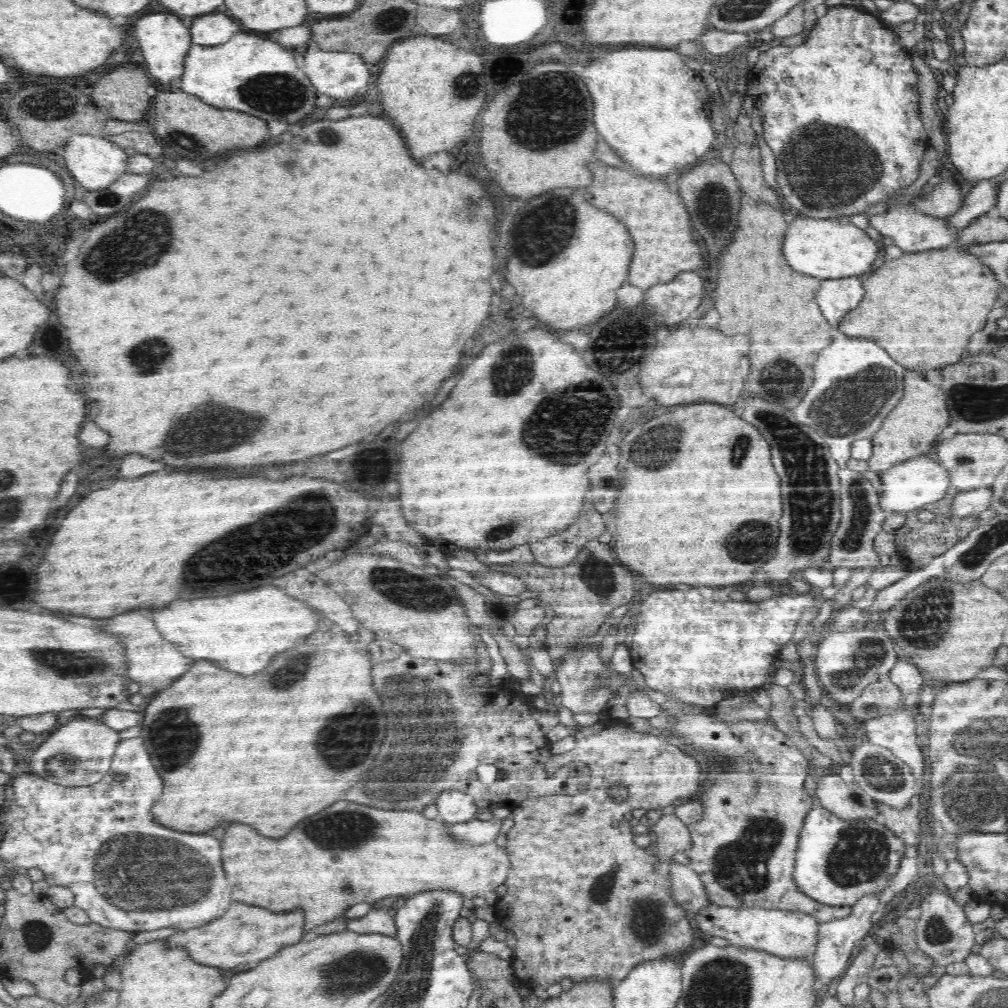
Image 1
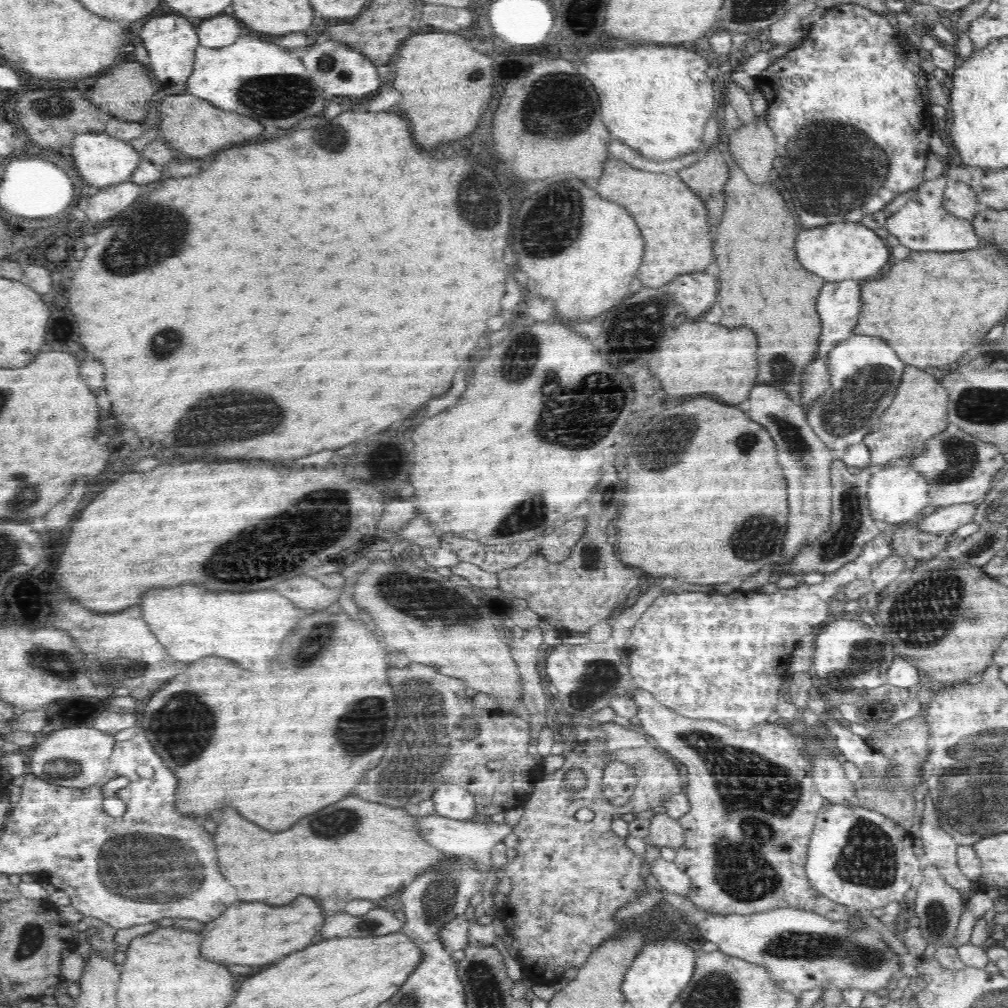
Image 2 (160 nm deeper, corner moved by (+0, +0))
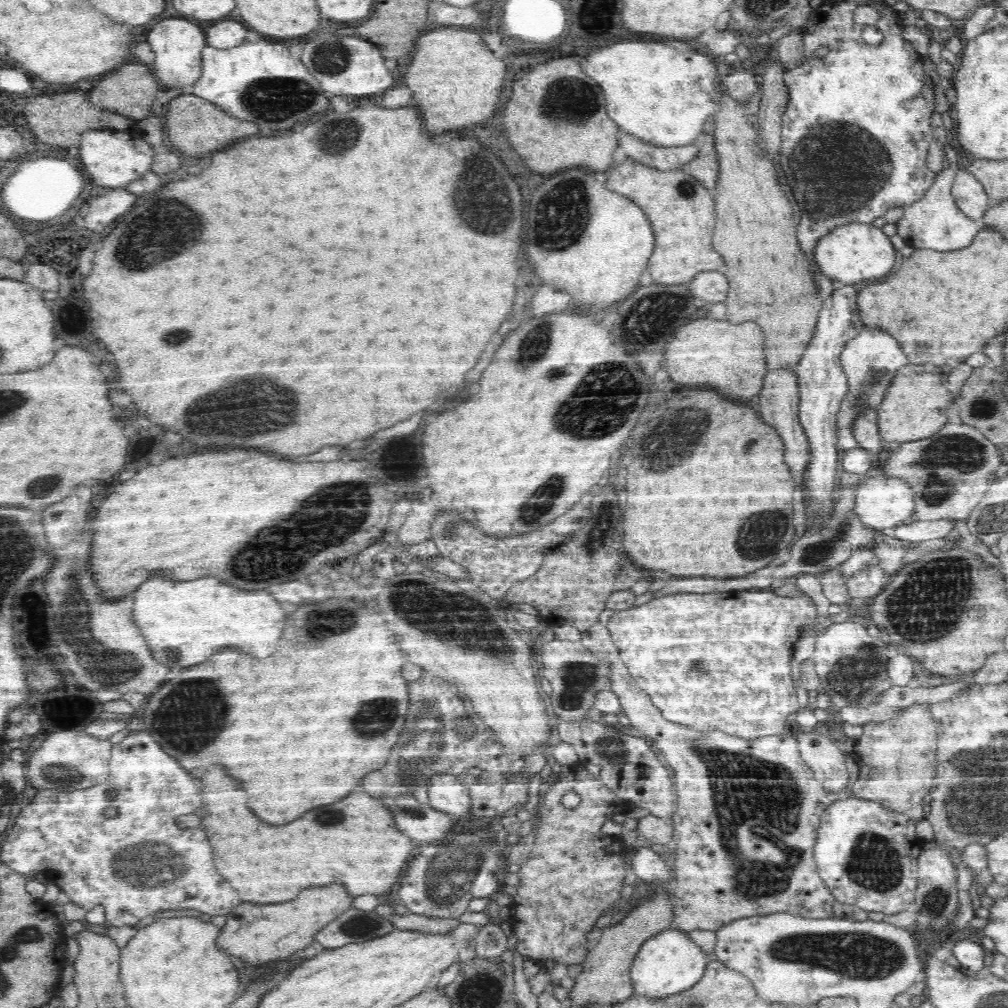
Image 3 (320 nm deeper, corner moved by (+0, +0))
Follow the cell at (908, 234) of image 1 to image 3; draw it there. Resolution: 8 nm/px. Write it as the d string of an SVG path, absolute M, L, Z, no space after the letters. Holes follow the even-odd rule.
M947 167L936 173L932 186L924 196L912 206L903 207L903 216L895 223L897 234L914 249L932 249L946 253L966 248L983 228L981 221L968 218L956 205L951 193L954 176L954 171Z

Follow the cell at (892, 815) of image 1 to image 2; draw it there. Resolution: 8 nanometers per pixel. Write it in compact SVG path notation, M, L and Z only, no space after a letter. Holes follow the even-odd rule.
M914 716L910 720L903 720L900 724L888 728L886 732L872 732L872 748L893 762L893 768L897 768L897 773L888 777L885 783L874 783L874 781L860 780L856 781L856 792L853 804L862 808L870 809L878 812L898 823L907 831L909 828L919 821L916 816L916 797L914 797L914 788L920 786L920 774L922 774L922 764L930 758L928 746L930 736L930 728L922 716ZM884 742L892 742L892 744L884 744ZM872 792L872 794L870 794Z

